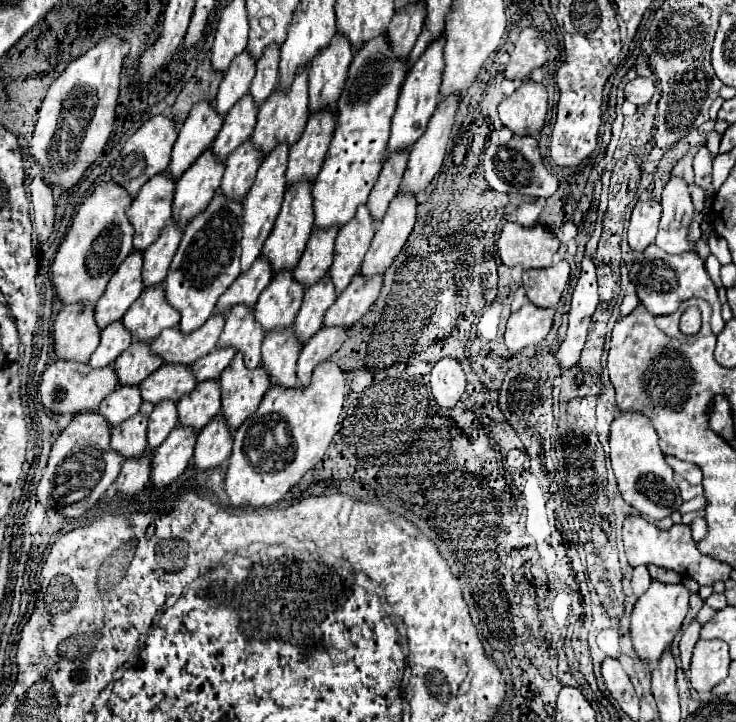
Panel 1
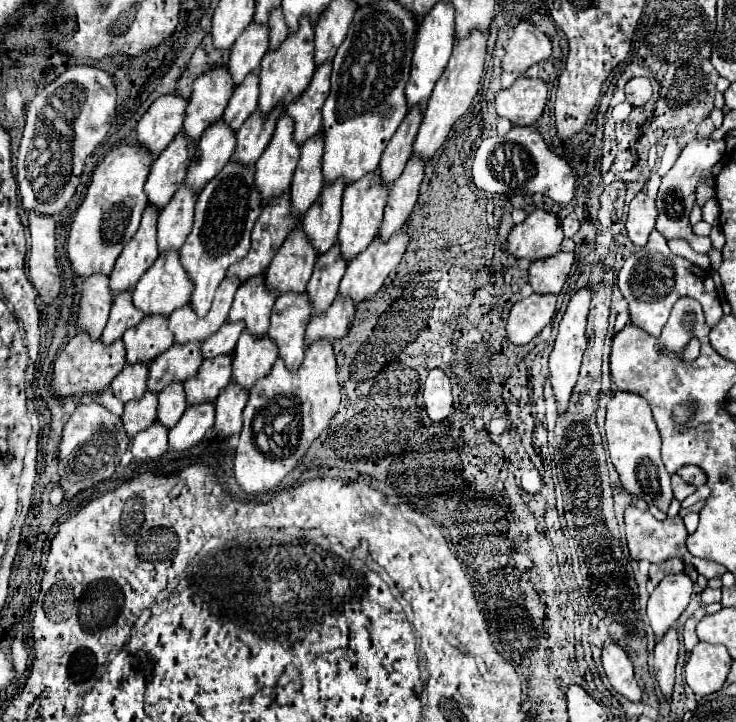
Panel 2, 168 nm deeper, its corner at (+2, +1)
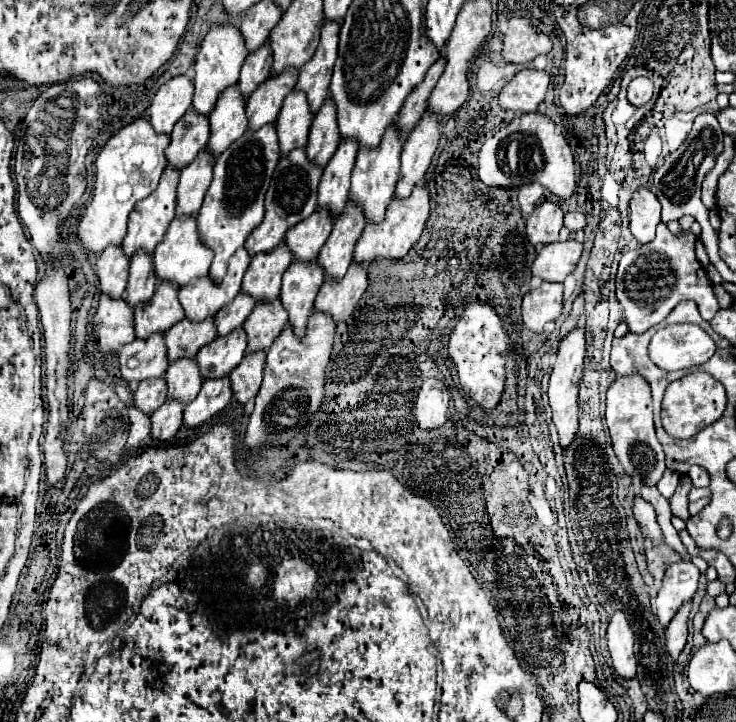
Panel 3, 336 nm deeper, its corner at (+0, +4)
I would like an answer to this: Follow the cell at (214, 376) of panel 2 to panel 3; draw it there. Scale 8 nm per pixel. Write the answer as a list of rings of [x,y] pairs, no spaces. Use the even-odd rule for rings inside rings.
[[[236,328],[230,336],[216,336],[206,348],[200,348],[196,360],[204,378],[222,378],[230,374],[246,354],[246,332]]]

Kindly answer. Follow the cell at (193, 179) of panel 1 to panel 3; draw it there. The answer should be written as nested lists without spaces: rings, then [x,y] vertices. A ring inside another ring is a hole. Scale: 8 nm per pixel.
[[[238,84],[226,88],[218,96],[214,112],[210,112],[210,142],[208,150],[214,156],[220,156],[232,142],[236,142],[248,128],[246,120],[246,100],[238,92]]]

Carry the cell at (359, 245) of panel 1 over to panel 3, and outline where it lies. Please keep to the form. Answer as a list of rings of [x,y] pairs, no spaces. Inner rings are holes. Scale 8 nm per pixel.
[[[390,124],[390,128],[386,128],[386,136],[382,136],[382,144],[378,144],[378,148],[374,150],[370,148],[370,152],[366,152],[364,148],[358,150],[356,166],[352,170],[350,198],[356,204],[364,206],[364,216],[368,222],[380,222],[384,218],[386,206],[390,204],[390,198],[394,196],[396,180],[400,174],[400,152],[402,152],[402,140],[400,140],[400,132],[396,124]]]

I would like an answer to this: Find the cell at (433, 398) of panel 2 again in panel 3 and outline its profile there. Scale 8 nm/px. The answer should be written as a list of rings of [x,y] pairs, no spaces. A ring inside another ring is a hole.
[[[428,378],[422,382],[416,404],[414,404],[414,418],[418,428],[422,430],[434,430],[440,428],[448,420],[448,402],[450,402],[450,392],[444,388],[442,380],[438,378]]]

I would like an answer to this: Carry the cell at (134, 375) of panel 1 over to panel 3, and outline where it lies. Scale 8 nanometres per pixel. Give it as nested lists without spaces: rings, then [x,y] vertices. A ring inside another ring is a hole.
[[[158,284],[150,304],[134,308],[134,316],[138,338],[148,338],[154,332],[166,332],[184,318],[178,288],[174,288],[174,284]]]

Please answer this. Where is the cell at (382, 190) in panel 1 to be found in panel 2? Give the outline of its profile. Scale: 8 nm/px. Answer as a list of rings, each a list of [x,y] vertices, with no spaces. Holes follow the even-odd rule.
[[[420,107],[410,109],[408,115],[404,117],[404,121],[400,123],[400,127],[396,129],[396,135],[386,145],[386,149],[382,153],[382,161],[380,161],[382,185],[390,187],[390,183],[394,183],[394,179],[402,175],[406,161],[410,159],[410,149],[412,149],[416,133],[418,133],[420,121],[422,121]]]

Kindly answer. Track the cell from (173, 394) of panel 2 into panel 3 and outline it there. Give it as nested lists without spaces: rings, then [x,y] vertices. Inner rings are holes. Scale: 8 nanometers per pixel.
[[[178,360],[178,364],[170,364],[164,378],[168,382],[168,398],[176,398],[182,404],[190,404],[204,382],[196,360]]]

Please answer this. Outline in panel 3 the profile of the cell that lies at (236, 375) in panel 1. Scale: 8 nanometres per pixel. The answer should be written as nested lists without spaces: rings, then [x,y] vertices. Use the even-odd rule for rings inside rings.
[[[274,300],[274,304],[256,304],[254,312],[246,318],[244,324],[244,330],[248,334],[246,352],[270,348],[286,322],[286,310],[282,308],[280,300]]]

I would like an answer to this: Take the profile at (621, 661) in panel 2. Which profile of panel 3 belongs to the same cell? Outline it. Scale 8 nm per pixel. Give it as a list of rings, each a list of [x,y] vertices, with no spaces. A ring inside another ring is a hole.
[[[616,610],[610,616],[610,624],[608,624],[608,650],[612,654],[614,670],[622,680],[630,680],[636,676],[634,642],[636,636],[628,616],[622,610]]]

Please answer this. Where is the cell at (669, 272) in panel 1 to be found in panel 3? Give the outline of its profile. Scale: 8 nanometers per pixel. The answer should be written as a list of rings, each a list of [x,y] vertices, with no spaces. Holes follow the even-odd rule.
[[[660,222],[656,238],[652,242],[638,246],[636,250],[622,256],[616,274],[616,298],[624,308],[624,318],[630,332],[642,334],[648,328],[660,324],[682,300],[696,302],[704,320],[710,320],[720,310],[712,292],[710,278],[696,260],[694,244],[696,236],[690,230],[672,234],[668,226]]]

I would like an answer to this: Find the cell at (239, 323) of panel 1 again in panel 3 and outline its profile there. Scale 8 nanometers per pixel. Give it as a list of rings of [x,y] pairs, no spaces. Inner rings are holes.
[[[284,242],[280,248],[274,248],[274,252],[260,252],[258,256],[252,256],[242,280],[242,292],[250,294],[254,300],[274,300],[280,294],[282,274],[290,262],[292,256]]]

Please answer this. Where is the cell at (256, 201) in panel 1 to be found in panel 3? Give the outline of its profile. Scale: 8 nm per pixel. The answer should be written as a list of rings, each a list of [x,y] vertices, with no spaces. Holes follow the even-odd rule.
[[[292,90],[290,96],[286,96],[284,100],[276,122],[278,122],[278,140],[282,156],[286,156],[290,150],[298,146],[306,146],[308,130],[312,124],[312,112],[306,94]]]

